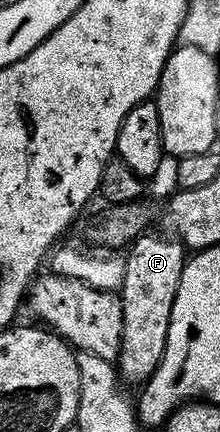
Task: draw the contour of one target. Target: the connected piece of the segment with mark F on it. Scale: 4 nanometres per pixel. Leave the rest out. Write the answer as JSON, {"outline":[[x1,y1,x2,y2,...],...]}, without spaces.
{"outline":[[141,234,131,244,127,252,129,255,124,259,124,285,118,291,124,318,124,346,120,348,118,374,125,384,147,383,162,361,170,329,170,309,174,309,178,281,182,281,182,269,186,262,183,243,167,234,148,234]]}

